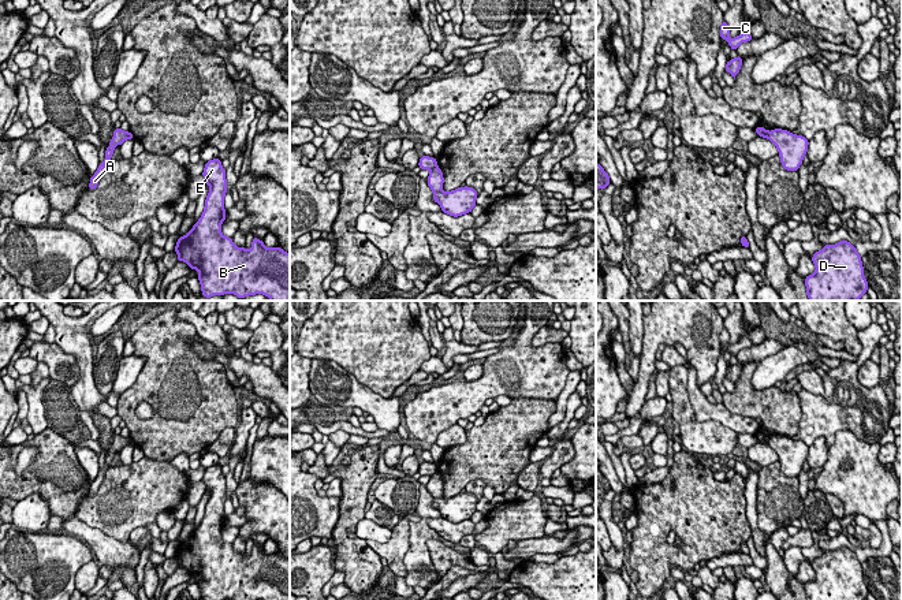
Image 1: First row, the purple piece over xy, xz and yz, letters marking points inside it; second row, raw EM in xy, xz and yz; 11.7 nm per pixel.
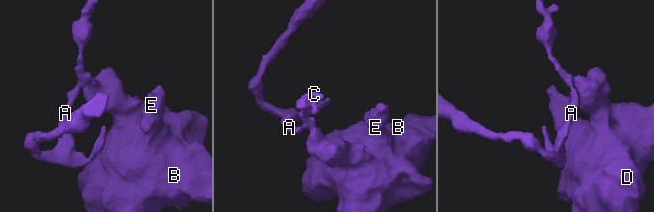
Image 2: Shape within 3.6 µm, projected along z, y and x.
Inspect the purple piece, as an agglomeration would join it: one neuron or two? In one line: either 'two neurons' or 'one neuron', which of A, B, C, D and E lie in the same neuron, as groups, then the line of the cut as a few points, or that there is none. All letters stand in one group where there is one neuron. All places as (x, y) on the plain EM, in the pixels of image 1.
two neurons | A C / B D E | xz (436, 472), (431, 476)

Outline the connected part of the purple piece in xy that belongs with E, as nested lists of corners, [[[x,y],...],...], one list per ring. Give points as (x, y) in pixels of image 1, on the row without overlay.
[[[220,465],[206,467],[202,482],[210,493],[201,523],[176,548],[178,567],[198,577],[202,600],[290,600],[290,559],[280,554],[265,554],[262,545],[253,544],[251,554],[238,554],[232,544],[221,540],[226,526],[224,503],[227,499],[226,476]]]

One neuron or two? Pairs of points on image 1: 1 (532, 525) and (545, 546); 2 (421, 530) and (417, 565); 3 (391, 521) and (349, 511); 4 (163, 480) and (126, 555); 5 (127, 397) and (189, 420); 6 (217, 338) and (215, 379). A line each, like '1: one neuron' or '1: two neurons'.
1: two neurons
2: one neuron
3: two neurons
4: two neurons
5: one neuron
6: two neurons

